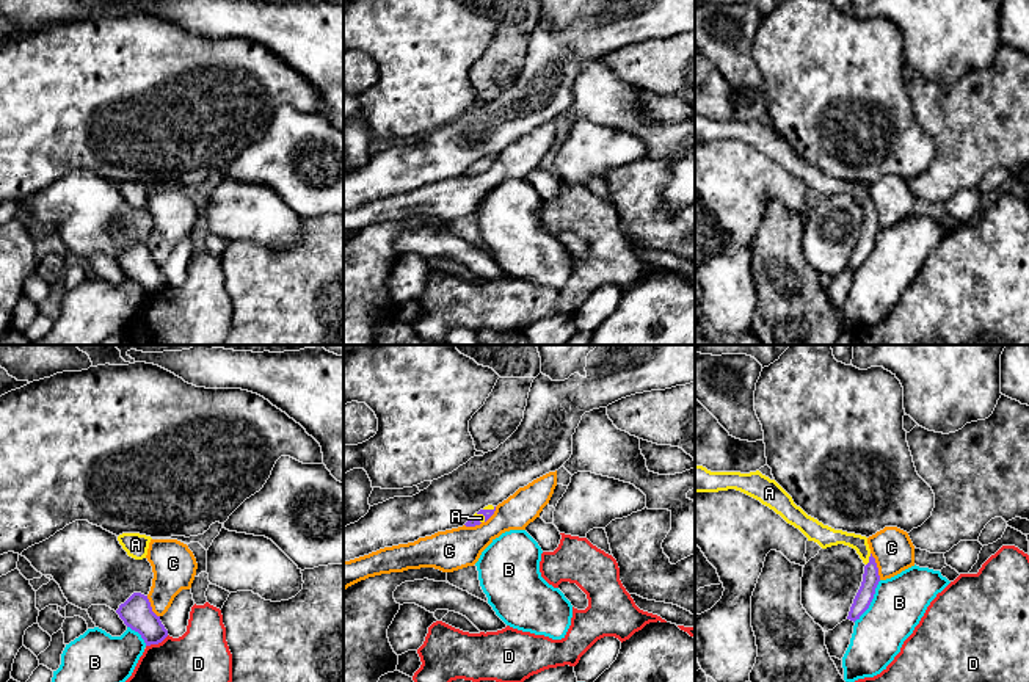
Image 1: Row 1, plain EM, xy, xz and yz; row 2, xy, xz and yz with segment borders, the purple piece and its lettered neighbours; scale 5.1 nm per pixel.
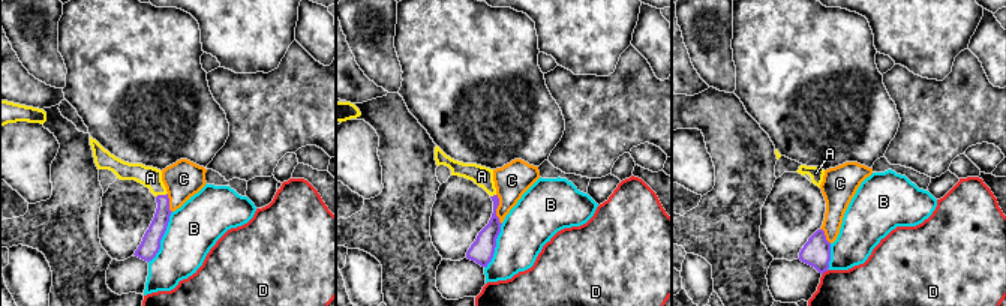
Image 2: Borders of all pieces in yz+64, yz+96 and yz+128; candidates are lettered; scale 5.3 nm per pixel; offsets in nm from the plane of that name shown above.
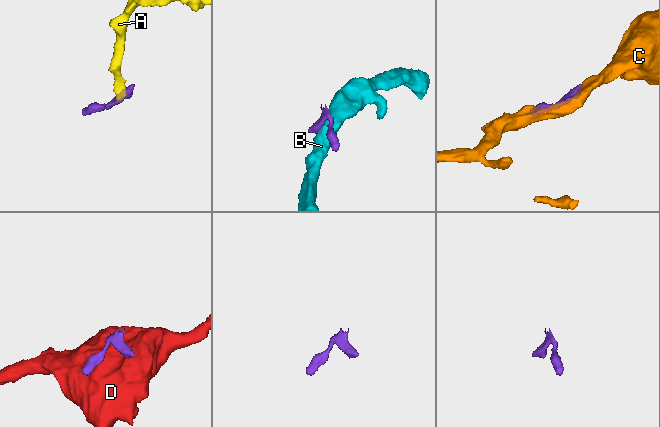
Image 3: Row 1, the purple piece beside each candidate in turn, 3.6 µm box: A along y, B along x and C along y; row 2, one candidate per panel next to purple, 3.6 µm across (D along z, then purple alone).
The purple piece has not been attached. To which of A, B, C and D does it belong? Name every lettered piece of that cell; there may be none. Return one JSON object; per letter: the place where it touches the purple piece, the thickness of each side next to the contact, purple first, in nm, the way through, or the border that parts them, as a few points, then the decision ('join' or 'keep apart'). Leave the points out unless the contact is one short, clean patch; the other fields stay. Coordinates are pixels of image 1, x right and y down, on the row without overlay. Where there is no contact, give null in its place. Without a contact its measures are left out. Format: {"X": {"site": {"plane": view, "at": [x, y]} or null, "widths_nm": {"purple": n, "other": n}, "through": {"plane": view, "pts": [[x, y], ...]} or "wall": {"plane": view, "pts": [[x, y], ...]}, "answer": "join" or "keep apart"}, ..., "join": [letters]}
{"A": {"site": {"plane": "yz", "at": [869, 209]}, "widths_nm": {"purple": 90, "other": 110}, "through": {"plane": "yz", "pts": [[871, 226], [869, 209], [852, 188], [827, 185]]}, "answer": "join"}, "B": {"site": {"plane": "yz", "at": [871, 250]}, "widths_nm": {"purple": 90, "other": 280}, "answer": "keep apart"}, "C": {"site": {"plane": "yz", "at": [876, 215]}, "widths_nm": {"purple": 90, "other": 200}, "answer": "keep apart"}, "D": {"site": {"plane": "xy", "at": [157, 292]}, "widths_nm": {"purple": 160, "other": 480}, "answer": "keep apart"}, "join": ["A"]}

